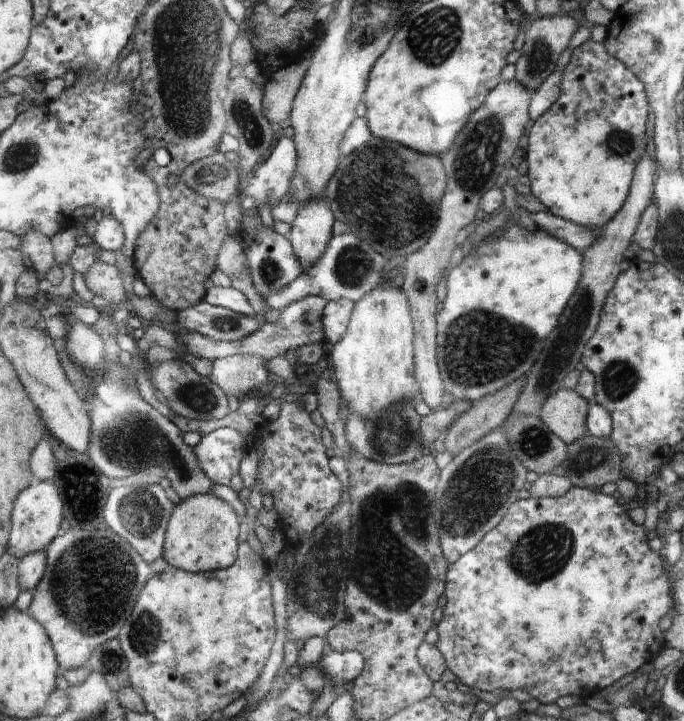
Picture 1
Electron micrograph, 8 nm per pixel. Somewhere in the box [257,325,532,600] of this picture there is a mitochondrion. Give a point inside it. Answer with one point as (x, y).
(473, 496)

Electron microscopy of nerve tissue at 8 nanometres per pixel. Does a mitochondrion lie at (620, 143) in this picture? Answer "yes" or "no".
yes

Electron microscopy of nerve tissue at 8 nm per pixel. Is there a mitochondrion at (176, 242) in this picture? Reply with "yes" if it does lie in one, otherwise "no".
no

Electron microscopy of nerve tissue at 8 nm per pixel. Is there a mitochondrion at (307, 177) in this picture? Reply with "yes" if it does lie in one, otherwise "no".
no

